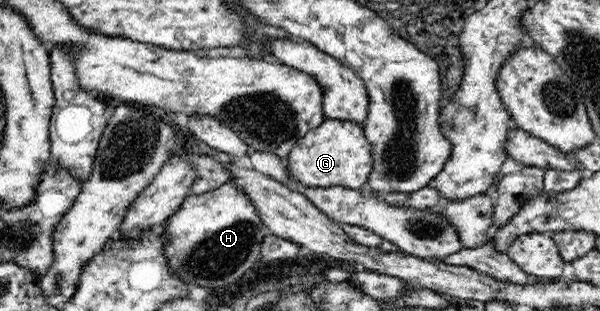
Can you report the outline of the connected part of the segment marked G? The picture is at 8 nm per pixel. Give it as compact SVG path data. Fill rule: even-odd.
M327 119L319 127L299 139L289 151L286 174L292 182L305 187L345 187L359 190L373 169L371 143L367 140L364 127L350 121Z

